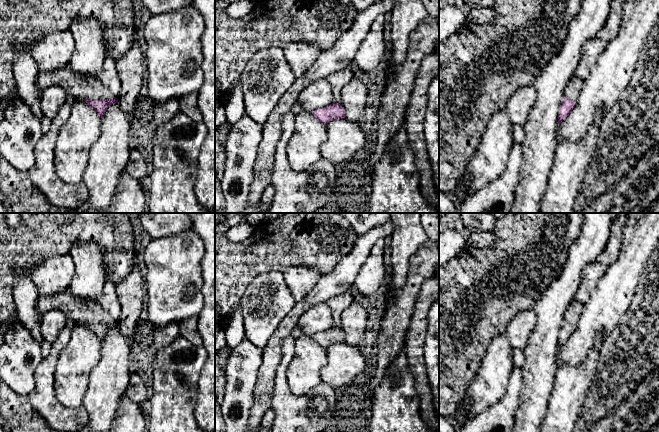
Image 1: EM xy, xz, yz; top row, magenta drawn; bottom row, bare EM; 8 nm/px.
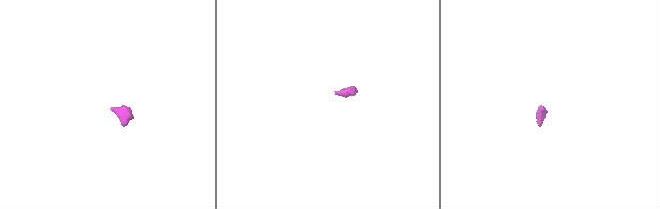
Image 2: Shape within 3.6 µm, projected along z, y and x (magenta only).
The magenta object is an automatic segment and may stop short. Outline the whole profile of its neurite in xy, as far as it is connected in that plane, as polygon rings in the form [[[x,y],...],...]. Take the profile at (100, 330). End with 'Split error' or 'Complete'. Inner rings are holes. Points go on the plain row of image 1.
[[[69,288],[53,295],[40,295],[37,307],[42,314],[52,309],[60,310],[76,324],[83,323],[101,343],[111,328],[118,327],[118,323],[98,302],[75,297]]]. Split error

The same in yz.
[[[572,300],[567,306],[564,321],[559,331],[558,348],[561,347],[571,337],[576,329],[579,318],[582,314],[584,304]]]. Split error

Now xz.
[[[334,326],[326,331],[314,334],[312,338],[321,347],[327,348],[331,344],[345,342],[345,333],[340,326]]]. Complete

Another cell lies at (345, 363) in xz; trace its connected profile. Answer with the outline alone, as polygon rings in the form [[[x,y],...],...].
[[[346,342],[334,343],[326,348],[328,363],[321,369],[321,381],[330,385],[333,389],[338,389],[351,383],[366,368],[368,354],[360,347],[352,347]]]

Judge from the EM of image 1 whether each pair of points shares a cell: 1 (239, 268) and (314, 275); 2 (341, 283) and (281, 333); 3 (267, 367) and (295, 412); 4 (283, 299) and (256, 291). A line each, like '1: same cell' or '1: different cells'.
1: different cells
2: same cell
3: different cells
4: same cell

